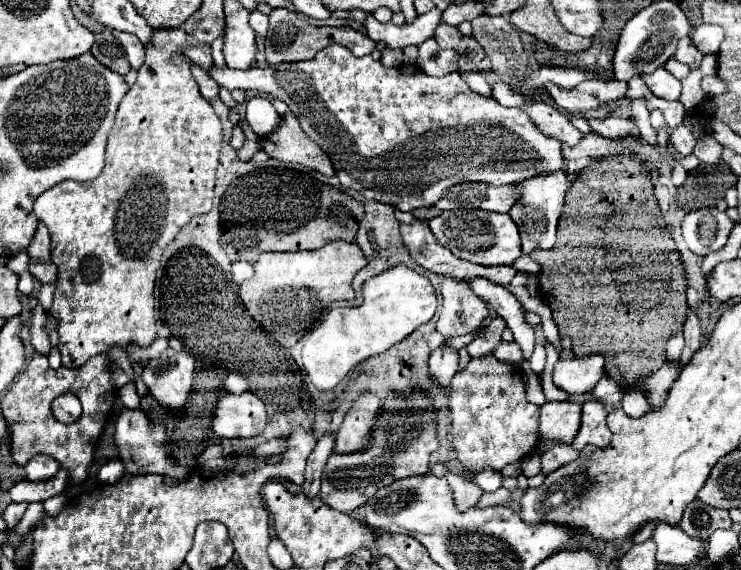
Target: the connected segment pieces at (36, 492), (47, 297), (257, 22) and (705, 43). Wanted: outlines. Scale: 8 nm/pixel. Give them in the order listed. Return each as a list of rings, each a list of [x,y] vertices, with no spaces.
[[[59,471],[55,477],[51,477],[49,481],[19,481],[15,483],[9,493],[11,493],[11,499],[15,503],[33,503],[33,501],[45,501],[57,493],[61,493],[67,485],[67,473],[65,471]]]
[[[56,281],[53,283],[43,285],[41,287],[37,299],[39,303],[41,303],[43,309],[49,310],[51,308],[55,289],[56,289]]]
[[[253,11],[251,13],[251,27],[255,29],[257,37],[265,39],[265,33],[267,33],[267,27],[269,27],[269,17],[263,15],[261,11]]]
[[[703,23],[701,27],[697,27],[693,31],[693,43],[703,55],[717,53],[721,41],[723,41],[723,29],[717,25],[705,25]]]

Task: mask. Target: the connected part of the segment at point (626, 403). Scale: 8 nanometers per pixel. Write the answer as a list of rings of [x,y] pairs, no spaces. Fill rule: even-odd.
[[[626,389],[621,407],[631,417],[641,417],[643,413],[647,412],[647,403],[642,403],[642,393],[639,389]]]

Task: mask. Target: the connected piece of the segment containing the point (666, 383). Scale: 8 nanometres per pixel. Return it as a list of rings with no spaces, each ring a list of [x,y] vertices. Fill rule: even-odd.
[[[665,361],[659,371],[651,373],[649,377],[645,377],[643,385],[647,389],[647,399],[649,399],[651,407],[661,405],[661,401],[667,395],[667,389],[675,381],[675,377],[681,373],[681,369],[683,369],[683,365],[679,361]]]

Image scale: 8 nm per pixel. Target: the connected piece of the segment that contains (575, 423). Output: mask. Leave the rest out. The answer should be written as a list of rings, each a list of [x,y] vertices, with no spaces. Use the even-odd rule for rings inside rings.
[[[547,401],[539,407],[539,435],[537,449],[541,453],[547,441],[573,443],[581,425],[581,405],[573,401]]]

